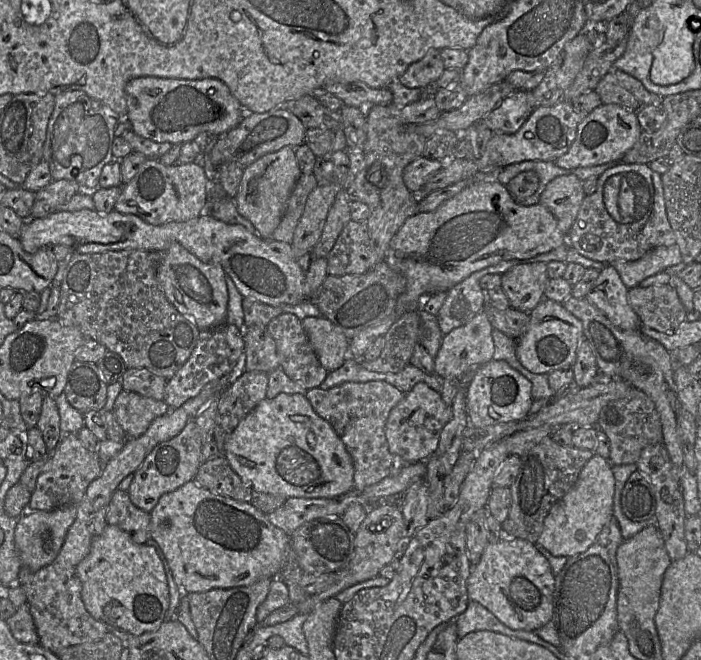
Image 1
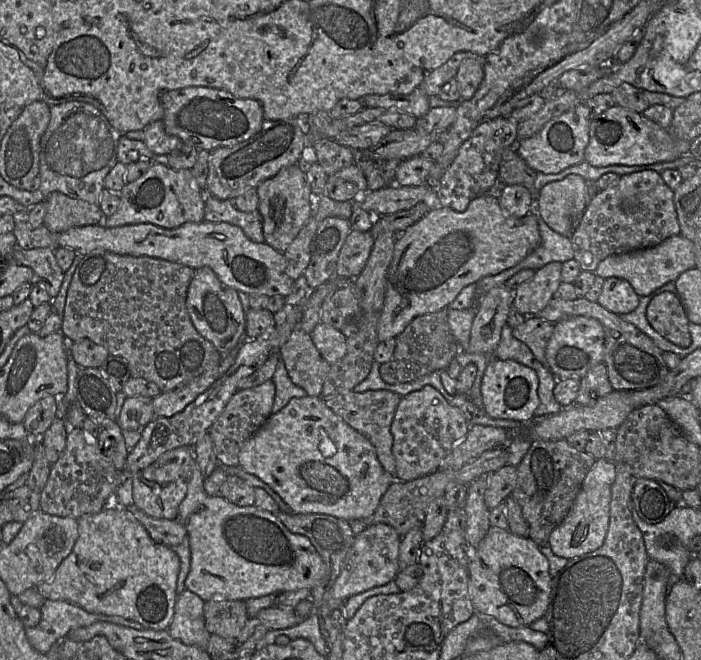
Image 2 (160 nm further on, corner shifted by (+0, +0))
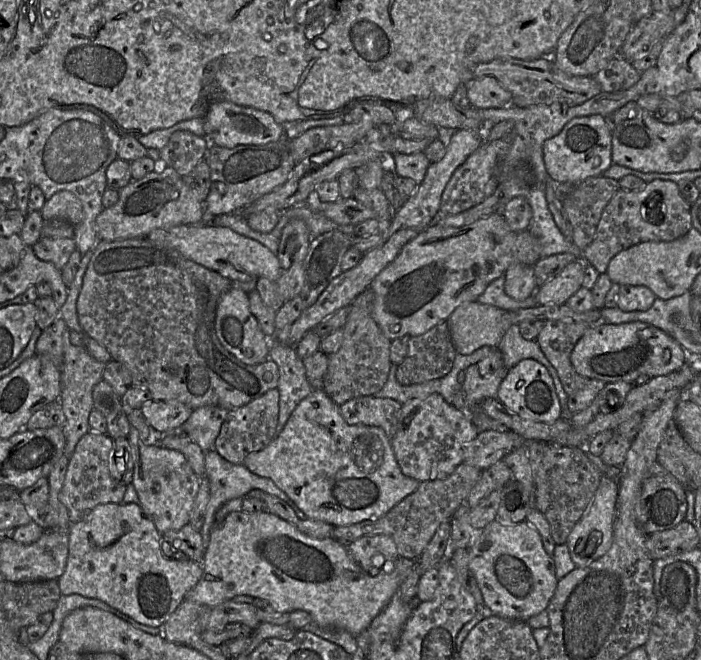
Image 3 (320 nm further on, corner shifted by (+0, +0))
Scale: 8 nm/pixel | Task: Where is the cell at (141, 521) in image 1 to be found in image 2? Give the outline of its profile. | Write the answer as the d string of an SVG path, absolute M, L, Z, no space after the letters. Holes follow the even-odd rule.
M136 506L124 507L140 522L156 542L174 548L181 544L187 536L186 528L176 519L162 519L148 516Z

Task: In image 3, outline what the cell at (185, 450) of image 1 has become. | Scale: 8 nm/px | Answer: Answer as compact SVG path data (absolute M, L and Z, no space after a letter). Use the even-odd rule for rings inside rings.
M133 429L127 439L134 461L132 484L143 512L153 520L160 533L181 529L191 520L200 477L195 474L182 452L142 442L137 429Z

